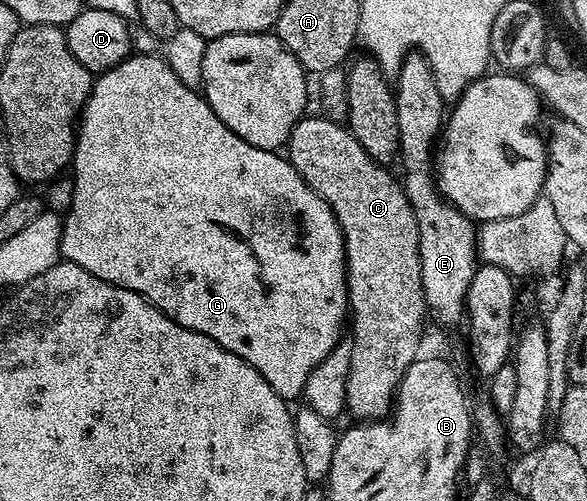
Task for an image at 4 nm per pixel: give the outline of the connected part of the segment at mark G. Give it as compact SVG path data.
M132 54L108 72L100 72L94 77L89 98L79 113L69 168L75 171L75 189L71 192L71 209L62 217L62 259L72 260L77 266L89 270L89 274L113 286L141 293L152 306L161 309L181 326L213 338L213 342L249 362L249 366L277 390L281 399L291 402L294 396L295 399L302 397L309 374L329 358L345 332L345 321L349 316L347 259L341 226L333 210L308 186L305 178L297 174L286 155L278 151L266 152L257 146L249 146L245 138L237 138L237 134L213 114L207 99L194 87L181 82L162 55Z

